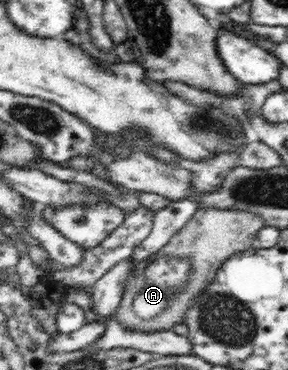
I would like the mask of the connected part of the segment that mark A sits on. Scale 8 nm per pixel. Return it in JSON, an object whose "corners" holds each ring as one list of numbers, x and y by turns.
{"corners":[[200,207,188,223,160,249,153,258,148,261,142,260,140,264,134,264,126,284,122,300,116,308,114,318,128,329,128,331,140,331,140,333,153,333,158,331,170,331,183,322,187,308,215,278,215,274,222,263,238,252,249,250,254,237,266,225,261,215,255,215,241,210,220,210,217,207]]}

